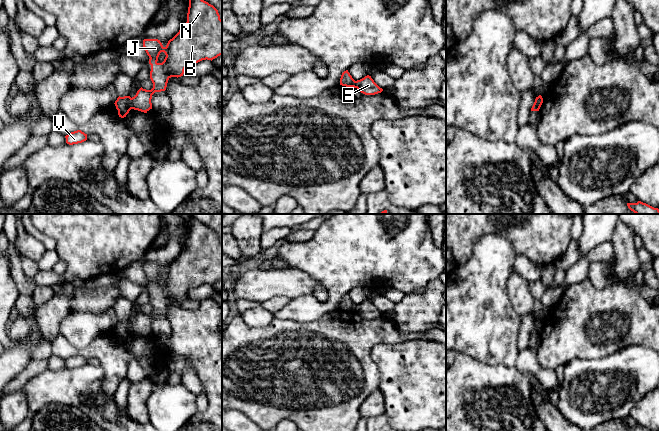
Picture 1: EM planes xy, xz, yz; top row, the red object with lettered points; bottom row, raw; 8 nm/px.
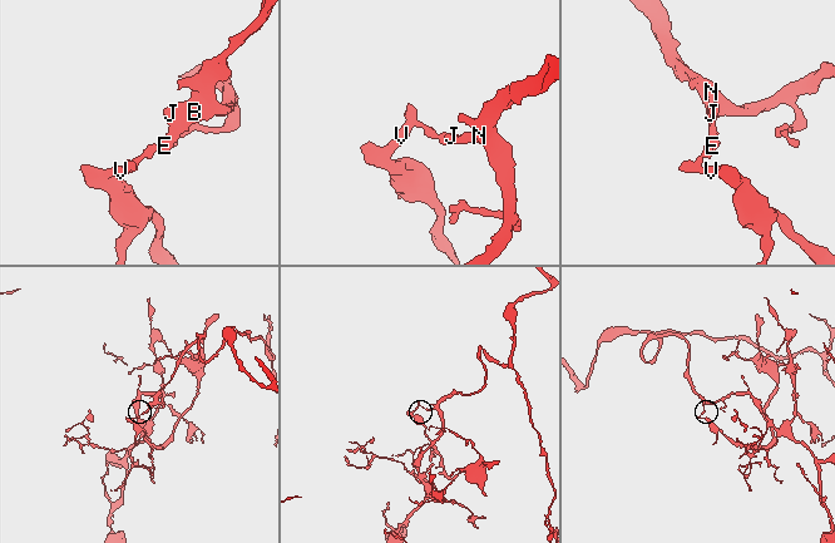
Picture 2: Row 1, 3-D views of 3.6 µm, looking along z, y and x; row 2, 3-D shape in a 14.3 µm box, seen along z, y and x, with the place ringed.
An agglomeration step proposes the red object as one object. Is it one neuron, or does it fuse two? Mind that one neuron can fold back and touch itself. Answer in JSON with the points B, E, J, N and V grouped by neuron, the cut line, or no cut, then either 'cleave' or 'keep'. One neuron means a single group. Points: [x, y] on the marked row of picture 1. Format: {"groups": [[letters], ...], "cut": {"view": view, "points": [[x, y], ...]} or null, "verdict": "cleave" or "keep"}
{"groups": [["B", "E", "J", "N"], ["V"]], "cut": {"view": "xy", "points": [[130, 97], [129, 104], [131, 108]]}, "verdict": "cleave"}

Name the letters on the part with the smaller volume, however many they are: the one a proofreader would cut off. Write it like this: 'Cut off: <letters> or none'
Cut off: V

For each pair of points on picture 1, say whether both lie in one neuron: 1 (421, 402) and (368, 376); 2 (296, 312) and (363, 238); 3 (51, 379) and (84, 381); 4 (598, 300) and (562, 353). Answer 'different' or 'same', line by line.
1: different
2: same
3: same
4: same

